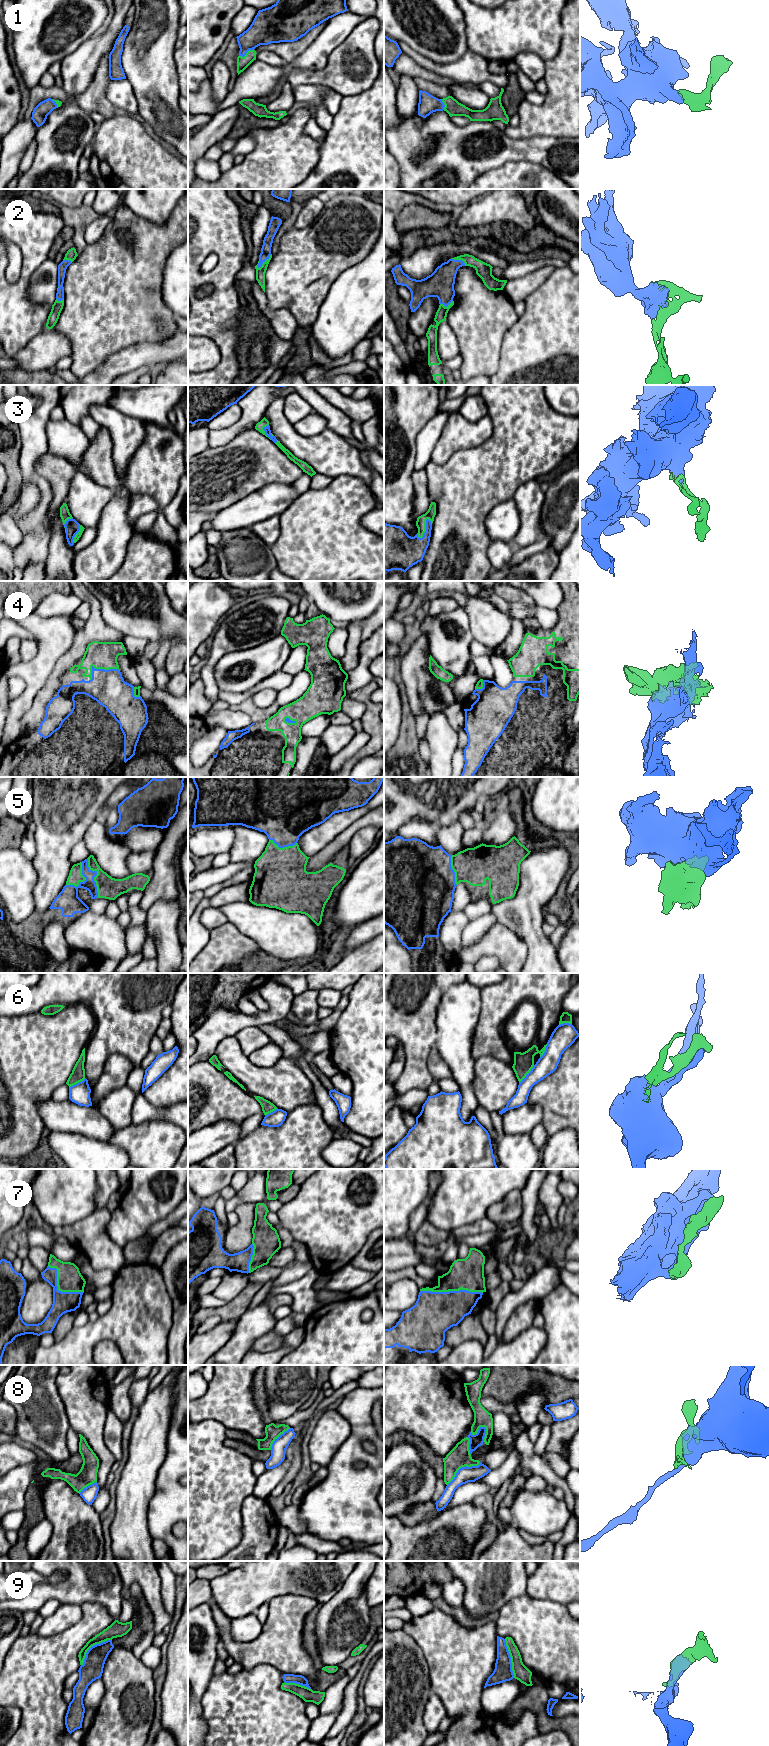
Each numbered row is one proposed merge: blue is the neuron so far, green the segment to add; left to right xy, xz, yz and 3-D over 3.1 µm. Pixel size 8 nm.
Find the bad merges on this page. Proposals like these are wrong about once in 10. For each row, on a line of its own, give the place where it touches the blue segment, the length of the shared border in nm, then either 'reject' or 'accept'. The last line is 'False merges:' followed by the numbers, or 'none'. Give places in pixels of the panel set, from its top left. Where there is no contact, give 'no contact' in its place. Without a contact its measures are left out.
1: contact xz (246, 52); length 140 nm; accept
2: contact xz (264, 261); length 160 nm; accept
3: contact yz (426, 529); length 180 nm; accept
4: contact xy (99, 669); length 260 nm; accept
5: contact xy (95, 875); length 340 nm; accept
6: contact yz (527, 1074); length 190 nm; reject
7: contact yz (451, 1291); length 500 nm; accept
8: contact yz (462, 1467); length 320 nm; reject
9: contact xy (92, 1646); length 320 nm; reject
False merges: 6, 8, 9

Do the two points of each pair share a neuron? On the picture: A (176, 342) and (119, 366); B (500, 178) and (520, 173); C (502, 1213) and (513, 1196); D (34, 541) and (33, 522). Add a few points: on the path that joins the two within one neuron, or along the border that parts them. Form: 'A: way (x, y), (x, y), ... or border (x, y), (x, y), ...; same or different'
A: way (162, 353), (142, 354), (133, 357); same
B: way (505, 178), (515, 178); same
C: way (506, 1209), (513, 1200); same
D: way (34, 536), (34, 527); same

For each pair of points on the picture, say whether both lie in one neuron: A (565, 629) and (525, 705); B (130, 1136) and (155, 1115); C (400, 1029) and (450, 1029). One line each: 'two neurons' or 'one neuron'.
A: one neuron
B: two neurons
C: two neurons

